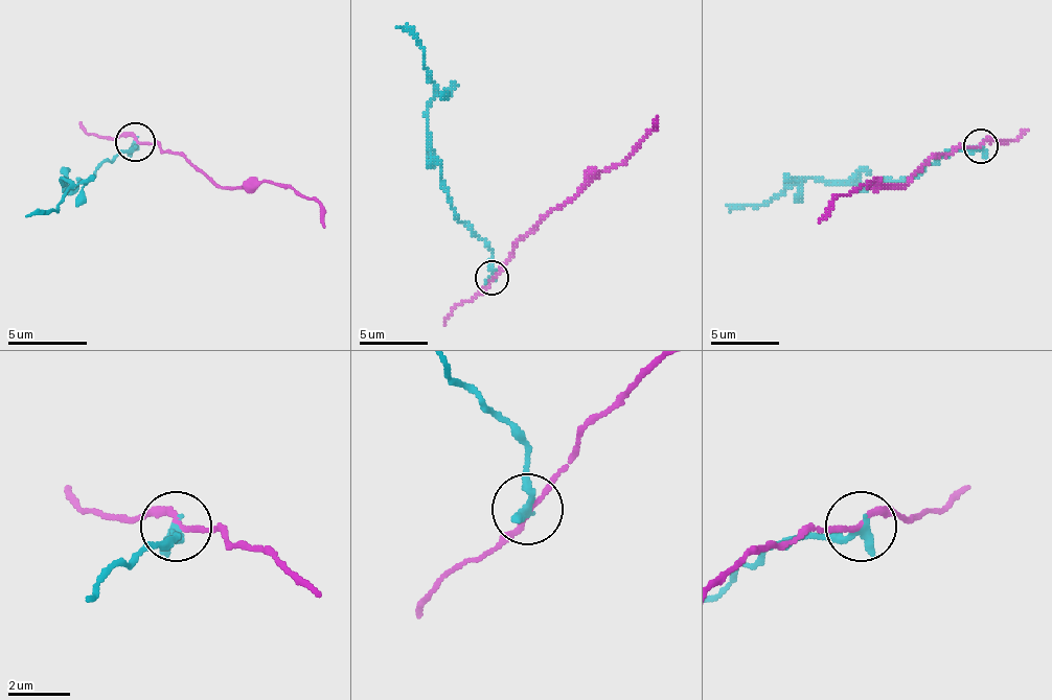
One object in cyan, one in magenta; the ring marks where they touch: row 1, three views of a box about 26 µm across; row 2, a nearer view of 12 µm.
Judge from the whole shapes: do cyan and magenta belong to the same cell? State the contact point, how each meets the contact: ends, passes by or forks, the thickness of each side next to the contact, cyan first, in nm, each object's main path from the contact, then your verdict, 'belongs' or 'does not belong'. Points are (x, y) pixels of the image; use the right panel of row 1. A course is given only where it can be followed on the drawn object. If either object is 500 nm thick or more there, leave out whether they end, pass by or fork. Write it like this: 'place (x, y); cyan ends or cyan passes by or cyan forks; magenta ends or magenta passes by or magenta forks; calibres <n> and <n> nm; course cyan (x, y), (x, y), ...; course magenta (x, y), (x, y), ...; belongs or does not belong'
place (981, 146); cyan ends; magenta passes by; calibres 360 and 160 nm; course cyan (980, 147), (953, 150), (908, 181), (860, 188), (805, 178), (788, 185), (768, 202), (730, 212); course magenta (980, 147), (935, 154), (905, 185), (867, 181), (832, 202), (819, 223); does not belong

